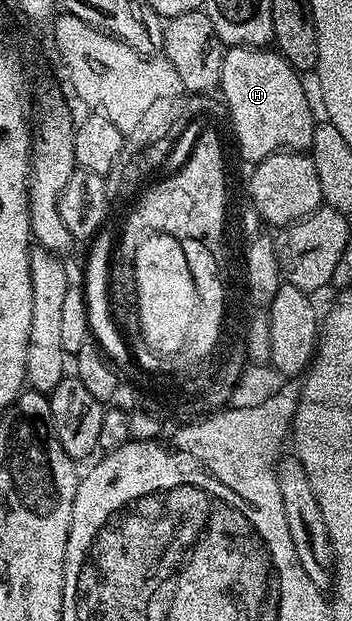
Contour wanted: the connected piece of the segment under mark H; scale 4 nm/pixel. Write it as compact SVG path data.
M227 47L223 51L221 99L228 109L229 122L234 123L234 136L244 159L257 162L273 152L310 149L316 117L301 78L278 50Z

